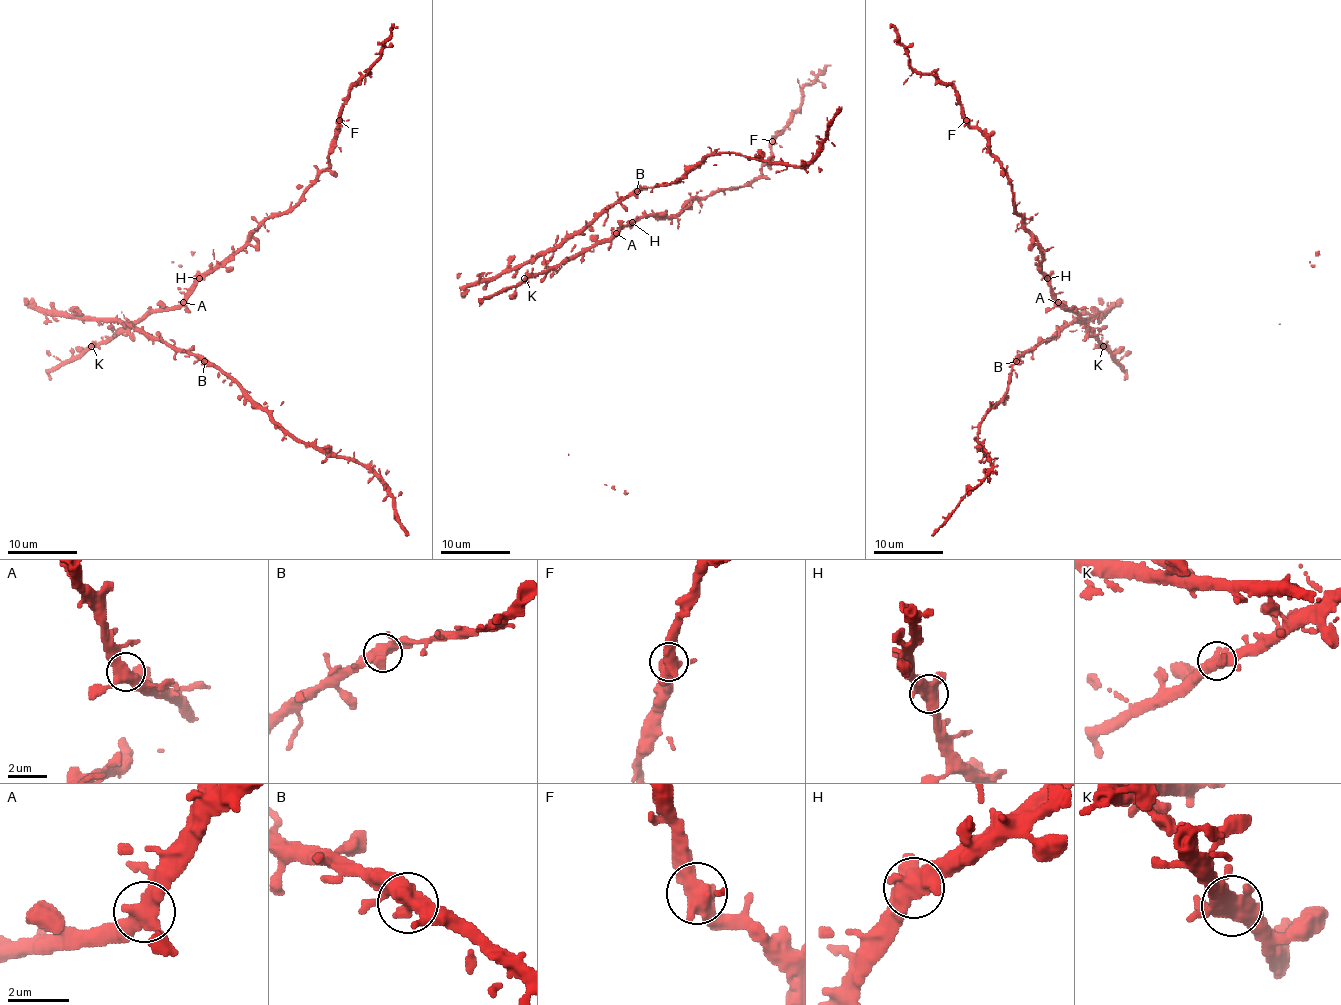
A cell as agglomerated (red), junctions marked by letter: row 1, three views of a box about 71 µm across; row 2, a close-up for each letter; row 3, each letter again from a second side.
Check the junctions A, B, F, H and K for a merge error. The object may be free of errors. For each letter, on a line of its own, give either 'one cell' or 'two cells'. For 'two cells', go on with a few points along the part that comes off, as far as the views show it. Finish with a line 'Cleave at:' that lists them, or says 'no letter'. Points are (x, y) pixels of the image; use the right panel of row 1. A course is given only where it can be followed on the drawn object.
A: one cell
B: one cell
F: one cell
H: one cell
K: one cell
Cleave at: no letter

